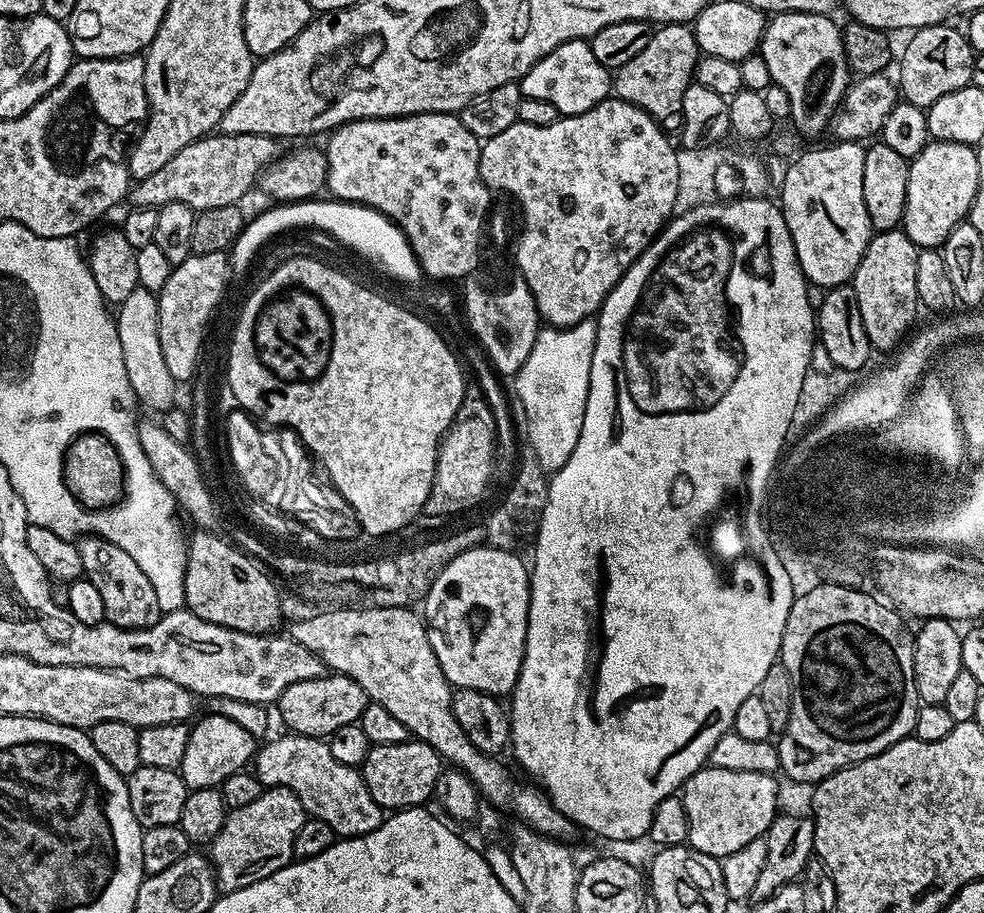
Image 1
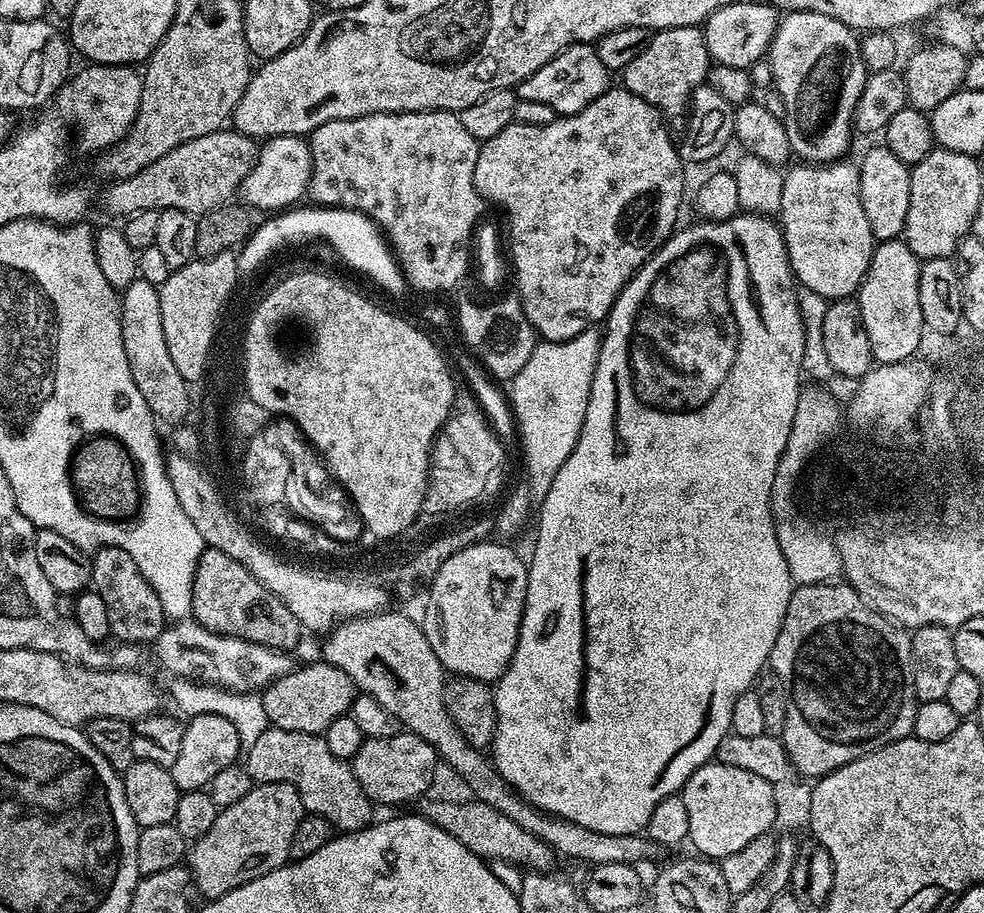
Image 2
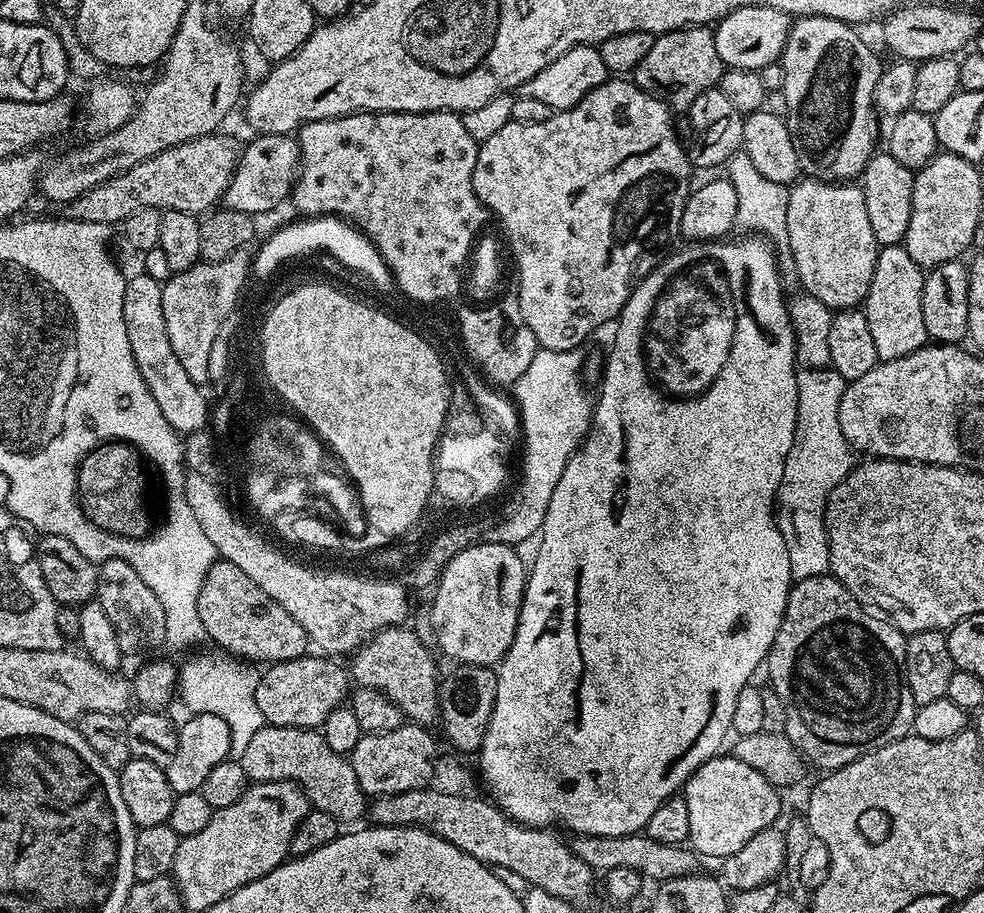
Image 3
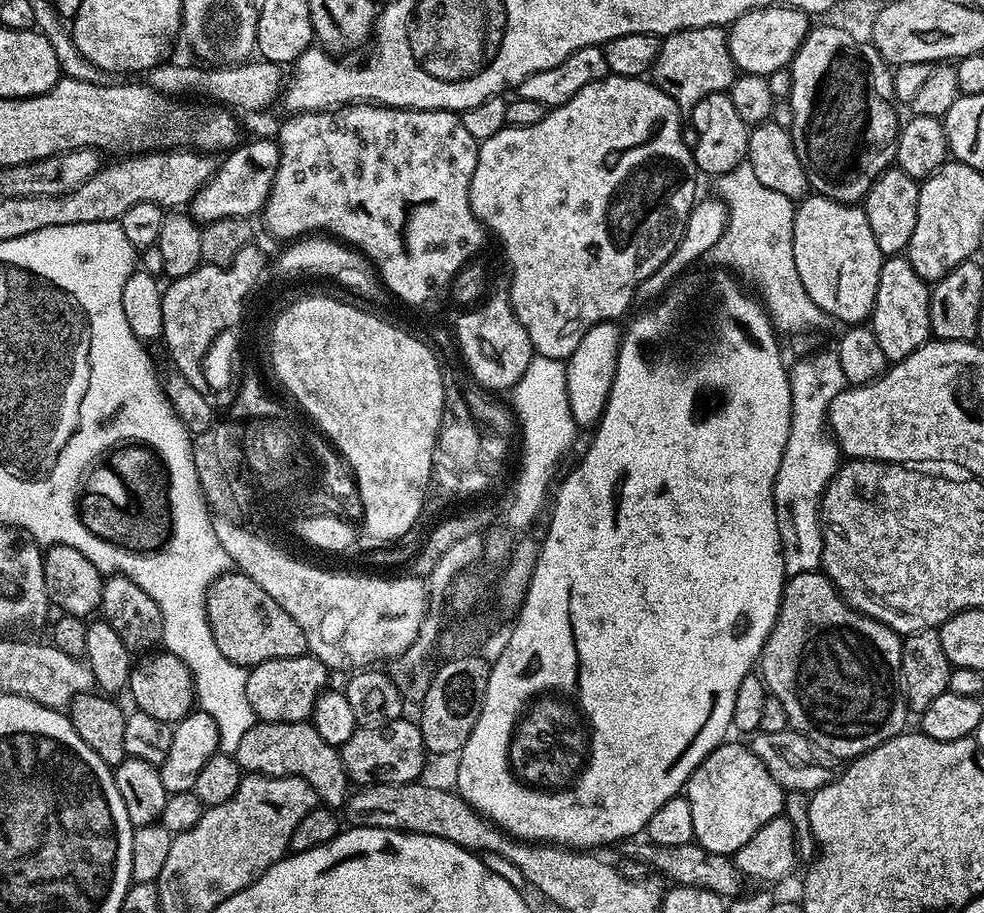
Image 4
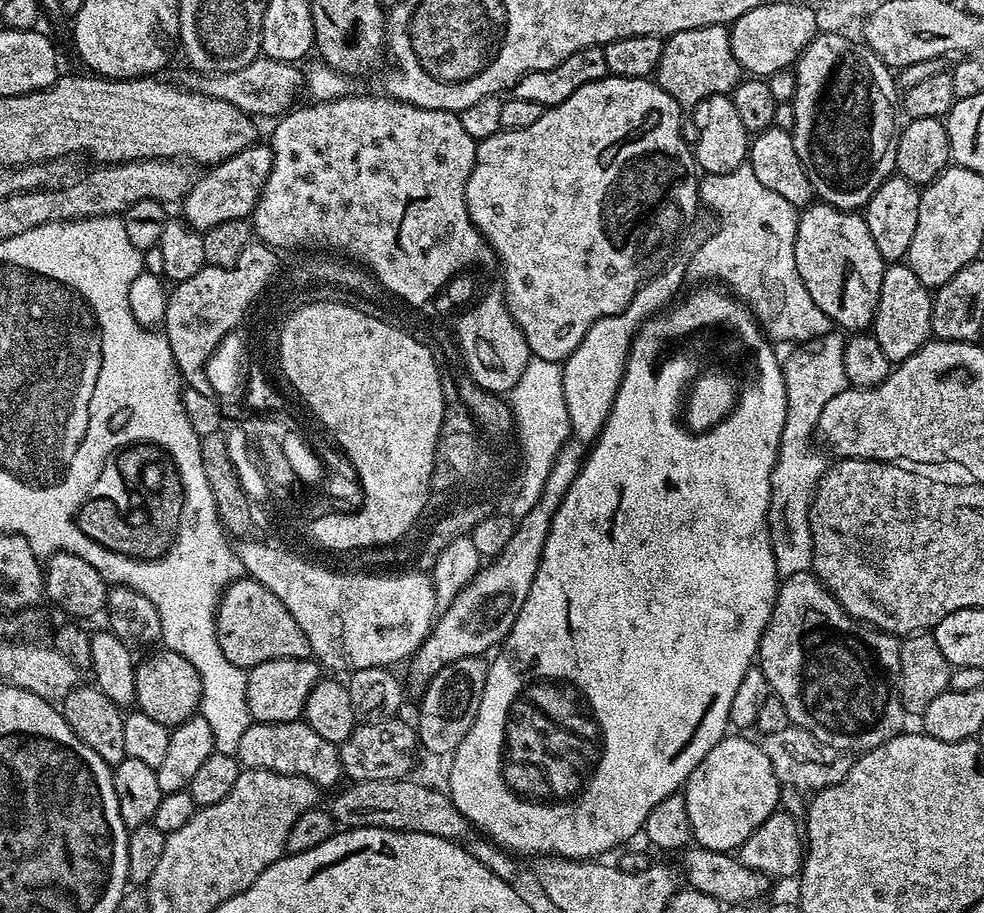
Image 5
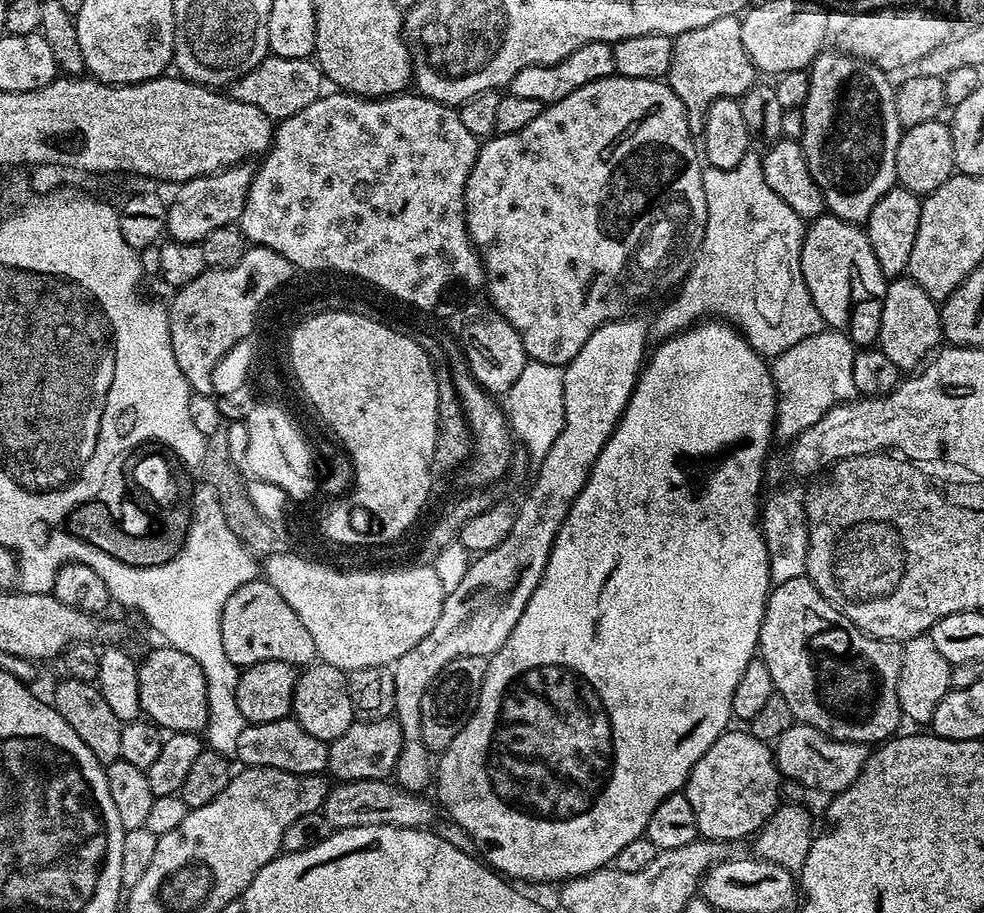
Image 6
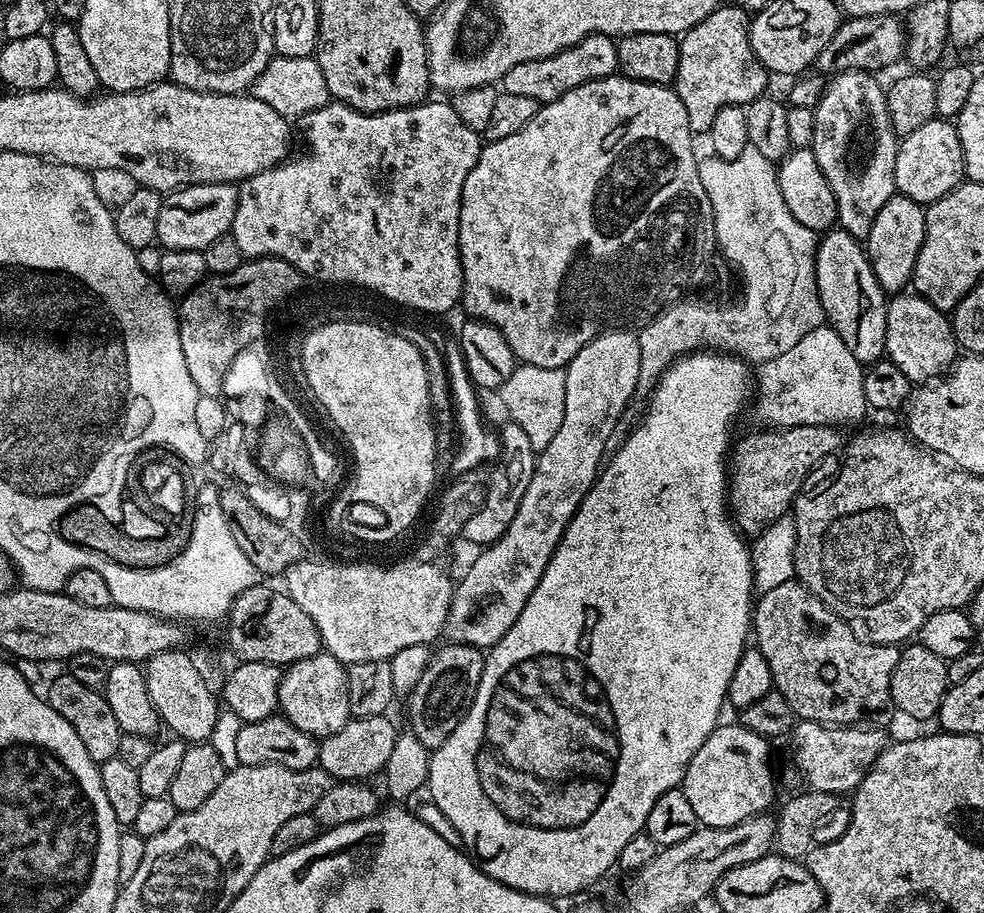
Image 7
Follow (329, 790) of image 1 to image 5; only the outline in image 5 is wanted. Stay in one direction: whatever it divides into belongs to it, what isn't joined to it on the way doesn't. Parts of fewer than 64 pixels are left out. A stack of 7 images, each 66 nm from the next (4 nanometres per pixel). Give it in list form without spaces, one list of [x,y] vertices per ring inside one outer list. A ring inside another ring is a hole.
[[[300,718],[277,724],[249,724],[246,734],[238,738],[235,757],[245,769],[261,768],[287,776],[304,776],[321,790],[335,789],[341,783],[339,780],[342,780],[339,747],[326,742],[322,734],[317,734]]]

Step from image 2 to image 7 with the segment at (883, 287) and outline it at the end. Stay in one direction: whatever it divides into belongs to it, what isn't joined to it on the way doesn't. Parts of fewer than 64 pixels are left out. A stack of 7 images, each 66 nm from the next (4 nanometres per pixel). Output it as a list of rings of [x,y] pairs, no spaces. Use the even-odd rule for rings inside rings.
[[[896,294],[888,300],[884,350],[887,359],[892,360],[894,366],[898,366],[898,370],[902,370],[902,374],[906,374],[906,378],[916,386],[927,384],[947,373],[958,359],[958,345],[952,332],[951,319],[939,312],[925,296],[915,294]]]

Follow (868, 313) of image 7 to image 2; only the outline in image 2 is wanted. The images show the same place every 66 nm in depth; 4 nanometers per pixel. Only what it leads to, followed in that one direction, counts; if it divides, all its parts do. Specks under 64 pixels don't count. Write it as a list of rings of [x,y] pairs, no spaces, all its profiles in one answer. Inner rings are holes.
[[[804,162],[801,168],[789,167],[778,213],[793,277],[799,287],[808,287],[829,302],[859,293],[874,247],[860,201],[860,169],[855,163],[846,163],[817,166]]]

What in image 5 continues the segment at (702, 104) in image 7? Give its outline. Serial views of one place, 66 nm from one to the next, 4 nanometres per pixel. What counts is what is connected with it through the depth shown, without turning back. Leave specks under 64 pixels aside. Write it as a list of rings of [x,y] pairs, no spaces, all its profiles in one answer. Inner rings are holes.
[[[722,24],[681,30],[667,37],[664,40],[662,58],[654,73],[655,83],[688,110],[695,109],[696,105],[711,96],[731,93],[741,79],[742,69],[730,46],[730,31]]]

